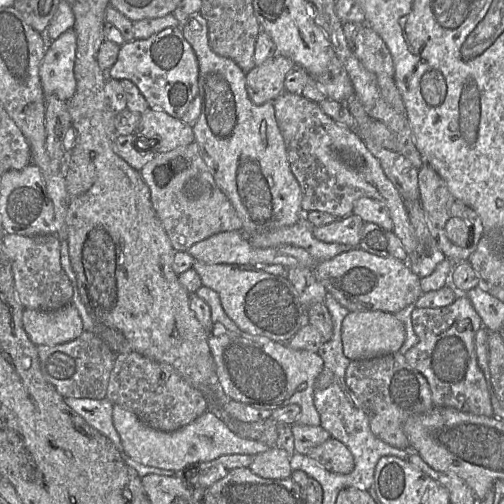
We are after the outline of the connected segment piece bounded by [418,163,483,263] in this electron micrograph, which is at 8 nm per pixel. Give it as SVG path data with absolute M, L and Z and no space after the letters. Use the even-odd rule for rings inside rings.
M427 163L418 170L418 184L420 192L420 202L424 211L426 222L432 237L437 242L438 248L443 252L446 258L453 263L468 261L469 256L475 251L478 242L483 235L483 225L479 215L469 206L457 200L448 190L448 187L439 174ZM452 217L459 217L469 220L473 229L469 235L467 246L460 247L452 243L446 236L445 225Z

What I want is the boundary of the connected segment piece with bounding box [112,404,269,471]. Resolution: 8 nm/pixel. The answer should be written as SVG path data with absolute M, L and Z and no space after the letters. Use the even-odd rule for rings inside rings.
M113 404L113 426L119 434L125 453L133 460L161 469L179 471L192 464L211 461L222 455L256 455L269 449L259 440L242 438L233 433L214 409L208 409L191 423L174 431L166 432L150 427L136 414Z

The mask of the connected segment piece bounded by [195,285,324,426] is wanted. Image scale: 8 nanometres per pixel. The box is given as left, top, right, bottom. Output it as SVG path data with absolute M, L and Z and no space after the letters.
M206 286L196 292L211 309L212 327L208 345L213 356L222 395L260 410L297 404L301 412L296 419L300 425L320 425L320 415L314 405L314 384L323 370L324 362L318 353L292 349L288 343L273 341L264 336L243 332L225 313L219 294Z

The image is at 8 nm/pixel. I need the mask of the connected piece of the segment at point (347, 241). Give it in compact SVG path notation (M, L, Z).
M350 214L343 218L337 218L334 222L314 226L312 229L313 236L325 243L338 243L350 246L358 246L364 221Z

